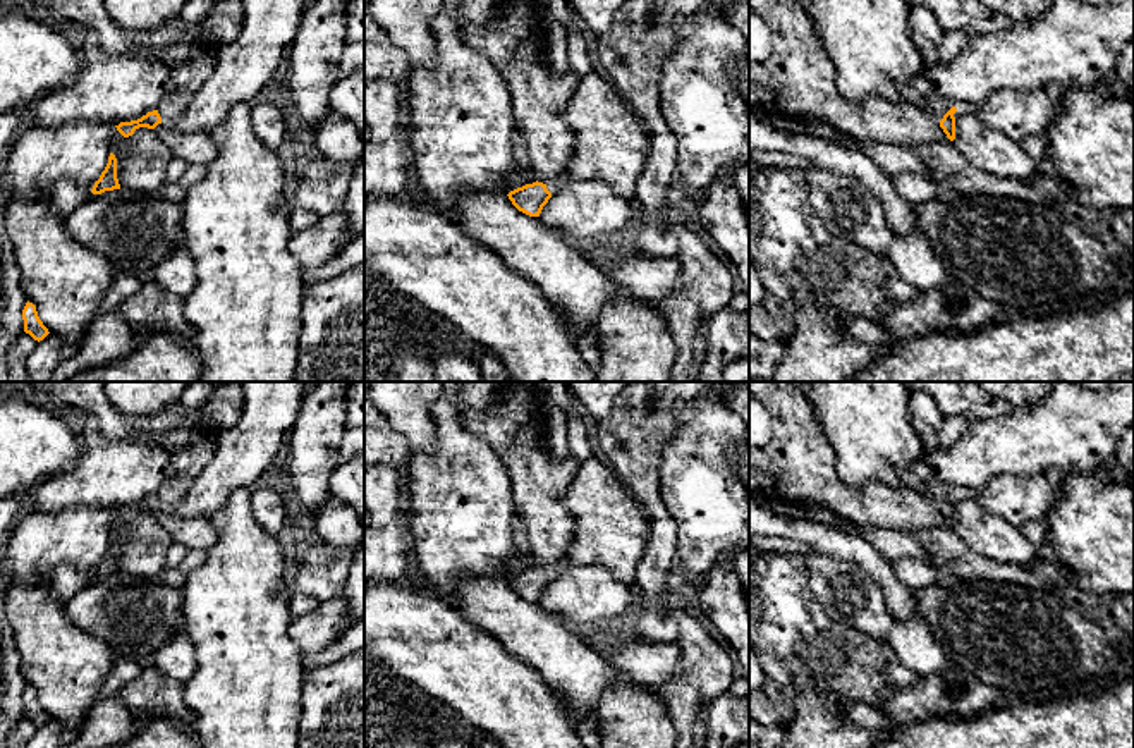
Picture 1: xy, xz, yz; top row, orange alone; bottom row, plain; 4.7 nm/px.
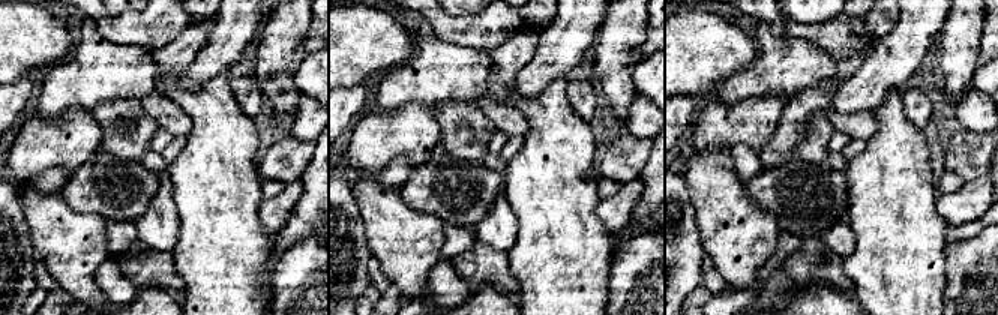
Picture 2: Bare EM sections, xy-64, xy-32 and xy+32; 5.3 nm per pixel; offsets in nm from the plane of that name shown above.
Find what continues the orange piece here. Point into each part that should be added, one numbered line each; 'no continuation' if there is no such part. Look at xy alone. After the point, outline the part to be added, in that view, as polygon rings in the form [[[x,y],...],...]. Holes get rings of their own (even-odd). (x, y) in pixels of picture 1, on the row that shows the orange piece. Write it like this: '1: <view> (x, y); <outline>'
1: xy (188, 76); [[[208,46],[170,69],[174,89],[162,98],[156,108],[162,117],[162,124],[175,127],[192,95],[208,79],[213,67],[215,46]]]

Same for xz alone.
1: xz (554, 186); [[[557,177],[546,182],[546,189],[555,194],[558,193],[565,184],[567,184],[567,177]]]

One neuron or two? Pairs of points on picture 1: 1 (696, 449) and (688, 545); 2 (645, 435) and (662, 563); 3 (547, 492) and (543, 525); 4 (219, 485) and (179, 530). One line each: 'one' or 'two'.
1: one
2: one
3: one
4: two

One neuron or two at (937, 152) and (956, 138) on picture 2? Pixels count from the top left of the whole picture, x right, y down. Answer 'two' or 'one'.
two

